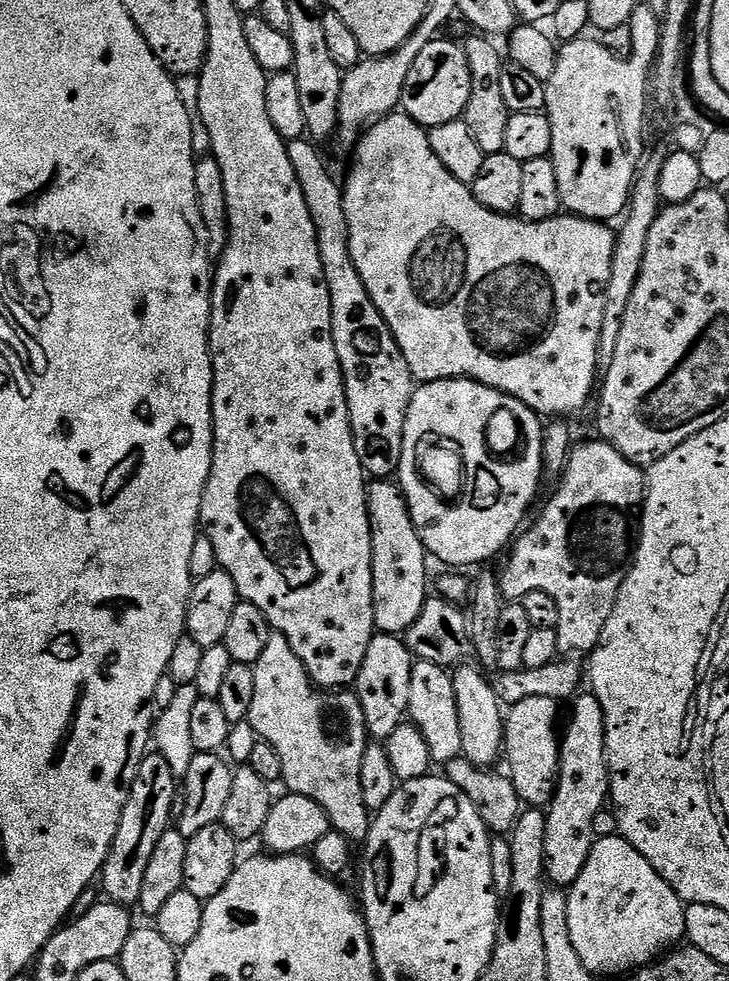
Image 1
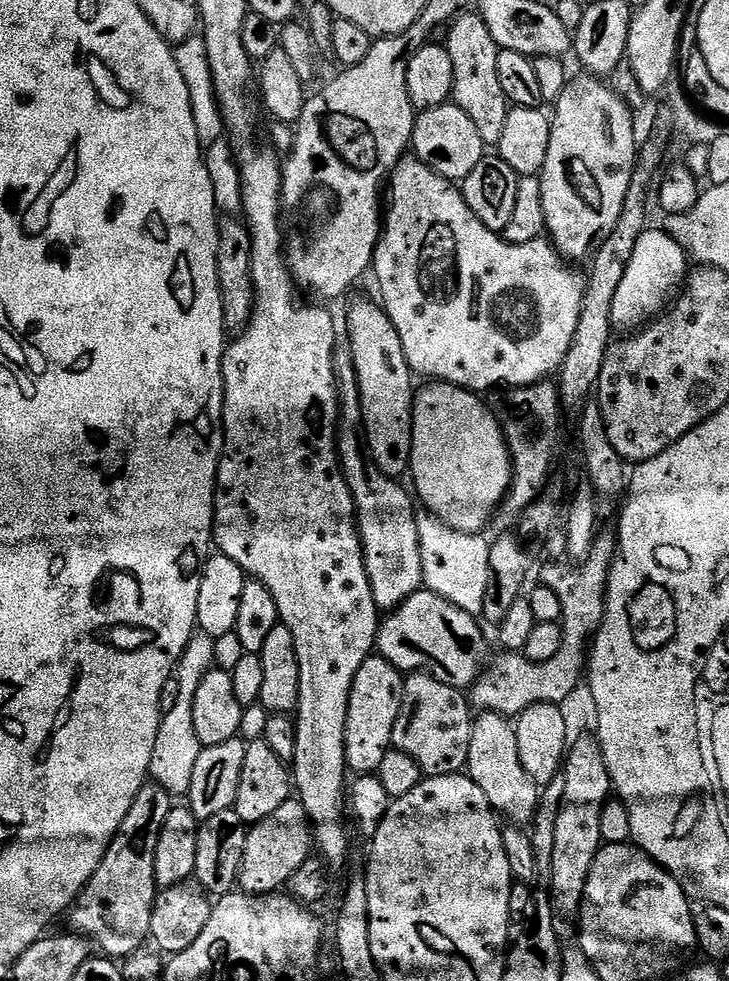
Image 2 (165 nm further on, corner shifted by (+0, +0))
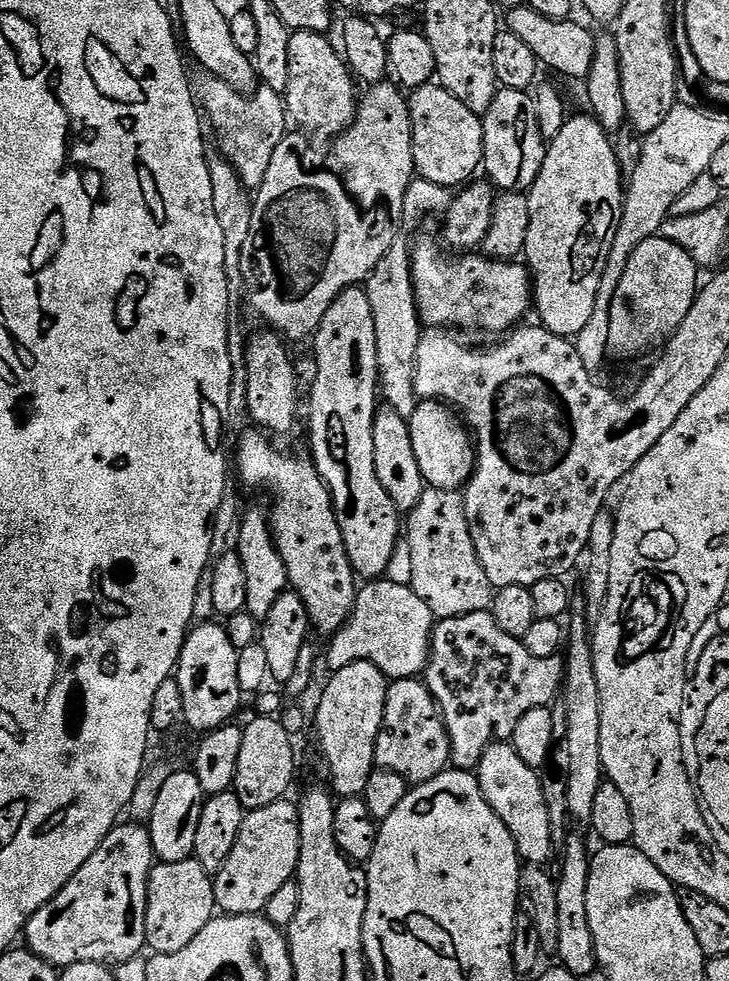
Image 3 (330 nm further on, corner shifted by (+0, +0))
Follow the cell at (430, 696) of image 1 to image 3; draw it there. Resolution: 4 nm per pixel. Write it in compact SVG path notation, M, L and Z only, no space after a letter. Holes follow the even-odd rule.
M420 678L391 681L386 694L382 730L376 743L376 768L390 770L415 786L442 774L451 759L452 743L428 685Z

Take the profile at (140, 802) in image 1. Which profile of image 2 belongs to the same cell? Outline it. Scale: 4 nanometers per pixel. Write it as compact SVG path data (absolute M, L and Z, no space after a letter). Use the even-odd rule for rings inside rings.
M145 782L102 862L69 909L71 929L100 946L107 957L122 960L131 956L151 935L150 918L158 891L154 870L158 834L162 822L166 822L166 814L174 807L174 800L168 796L171 796L169 789L155 782Z

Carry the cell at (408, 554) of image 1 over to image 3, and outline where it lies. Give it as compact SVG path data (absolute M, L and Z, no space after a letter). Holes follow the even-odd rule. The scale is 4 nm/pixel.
M357 286L348 288L343 294L337 298L330 306L330 310L326 310L326 318L322 318L319 328L314 333L314 341L316 340L316 377L312 380L312 410L307 411L306 418L312 422L312 452L310 458L315 464L324 483L328 485L328 492L332 495L332 500L336 503L336 517L338 518L338 526L342 530L342 538L346 546L346 554L350 558L352 568L356 571L357 577L363 578L365 581L371 582L379 580L385 575L384 572L392 564L392 559L396 556L396 543L402 540L402 513L397 508L396 503L390 498L390 494L386 494L386 486L382 486L382 482L378 482L378 474L374 470L374 422L378 411L378 389L380 387L380 371L378 370L378 346L376 345L376 335L374 334L374 318L370 310L370 302L368 301L368 293L363 287Z

